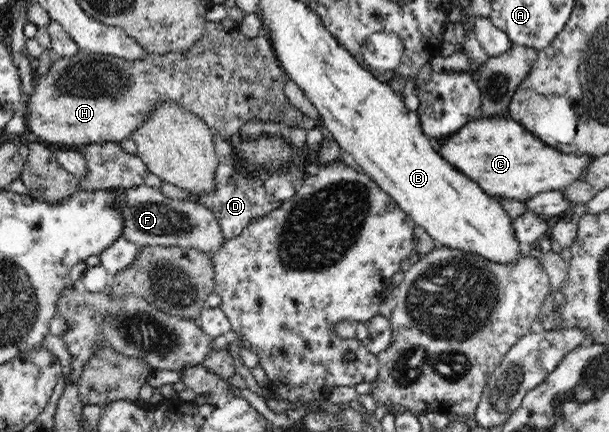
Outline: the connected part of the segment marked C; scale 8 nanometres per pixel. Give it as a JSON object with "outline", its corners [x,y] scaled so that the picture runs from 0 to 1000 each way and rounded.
{"outline":[[[787,269],[747,308],[737,324],[716,336],[734,375],[778,414],[800,449],[814,458],[842,458],[864,468],[885,447],[923,442],[954,417],[961,394],[974,380],[970,354],[921,352],[892,331],[872,310],[857,285],[834,269]]]}

